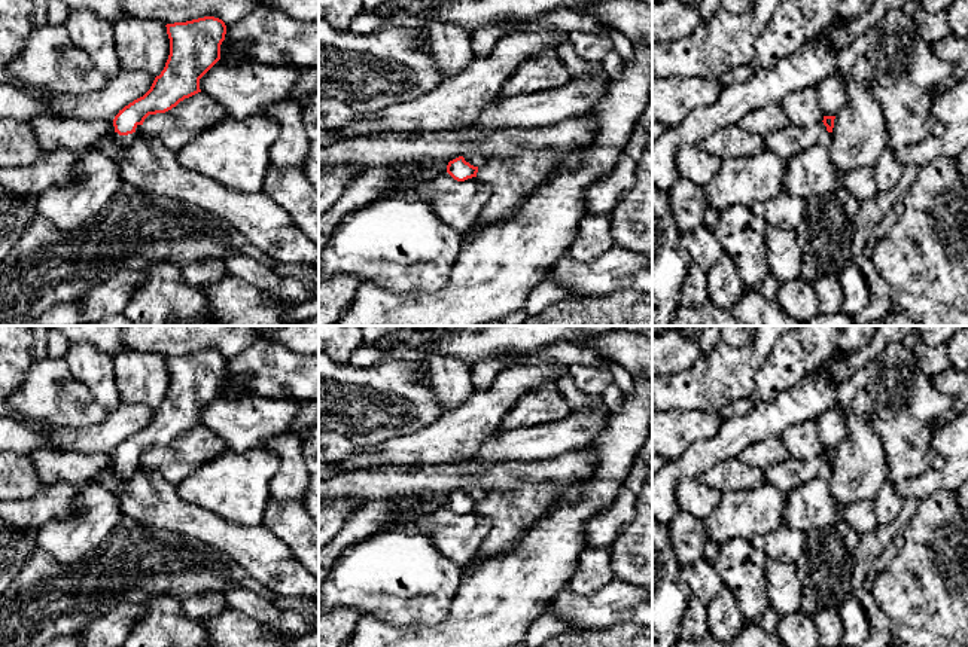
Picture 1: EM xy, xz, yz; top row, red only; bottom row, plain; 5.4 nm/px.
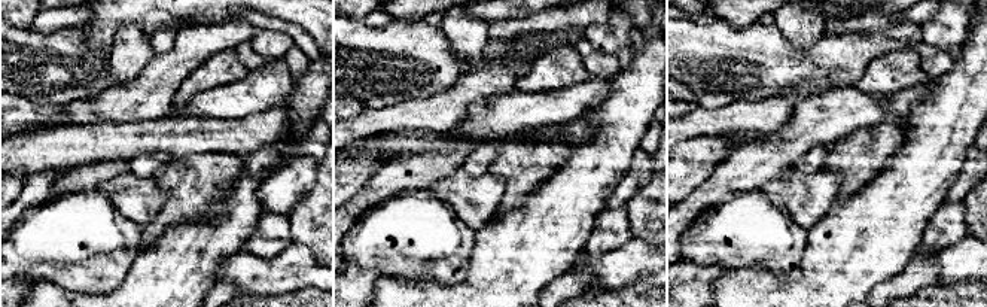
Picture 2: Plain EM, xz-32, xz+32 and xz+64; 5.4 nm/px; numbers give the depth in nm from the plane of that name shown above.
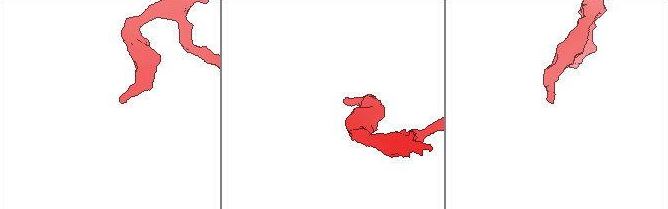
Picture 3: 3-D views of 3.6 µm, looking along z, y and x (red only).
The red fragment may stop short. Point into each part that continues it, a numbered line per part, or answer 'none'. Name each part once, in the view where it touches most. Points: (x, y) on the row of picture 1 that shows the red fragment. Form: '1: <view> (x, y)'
1: xy (124, 142)

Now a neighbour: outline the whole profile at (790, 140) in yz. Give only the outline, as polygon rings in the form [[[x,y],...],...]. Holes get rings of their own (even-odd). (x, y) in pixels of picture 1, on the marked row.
[[[824,122],[809,128],[786,125],[777,131],[770,131],[764,135],[764,144],[768,152],[788,161],[791,156],[810,149],[827,132]]]

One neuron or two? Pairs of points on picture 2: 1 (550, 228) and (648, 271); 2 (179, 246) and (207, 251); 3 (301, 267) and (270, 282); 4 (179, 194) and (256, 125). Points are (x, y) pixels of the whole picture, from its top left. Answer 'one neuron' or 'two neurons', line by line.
1: two neurons
2: one neuron
3: one neuron
4: two neurons

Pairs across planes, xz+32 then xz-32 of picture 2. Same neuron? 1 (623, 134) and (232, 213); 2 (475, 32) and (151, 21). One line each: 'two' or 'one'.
1: one
2: two

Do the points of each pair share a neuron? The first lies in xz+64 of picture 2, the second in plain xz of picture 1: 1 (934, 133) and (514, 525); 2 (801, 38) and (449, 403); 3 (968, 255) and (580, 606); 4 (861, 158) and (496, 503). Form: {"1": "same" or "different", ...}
{"1": "different", "2": "same", "3": "same", "4": "same"}

